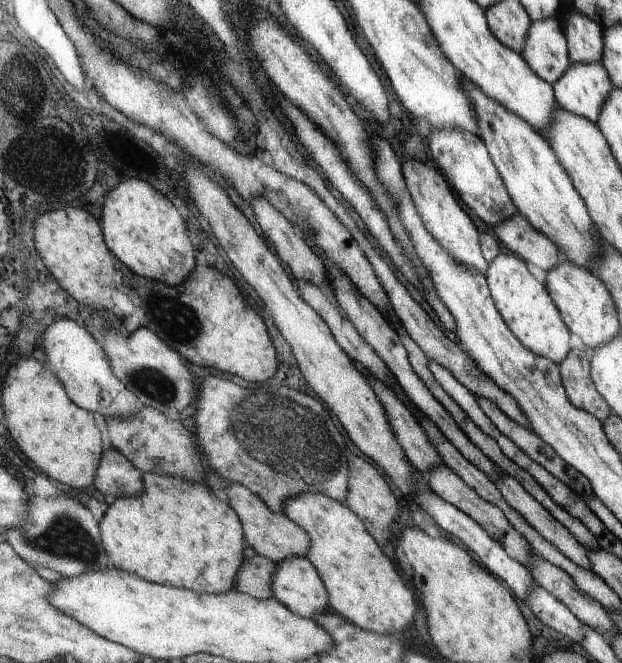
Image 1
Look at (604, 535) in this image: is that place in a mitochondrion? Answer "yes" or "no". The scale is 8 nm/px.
no

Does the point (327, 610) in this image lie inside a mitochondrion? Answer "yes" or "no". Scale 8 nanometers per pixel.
no

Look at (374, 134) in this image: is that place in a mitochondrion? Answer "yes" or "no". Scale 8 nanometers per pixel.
no

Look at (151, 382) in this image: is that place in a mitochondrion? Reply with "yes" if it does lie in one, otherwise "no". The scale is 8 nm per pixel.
yes

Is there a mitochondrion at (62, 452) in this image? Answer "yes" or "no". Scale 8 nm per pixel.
no

